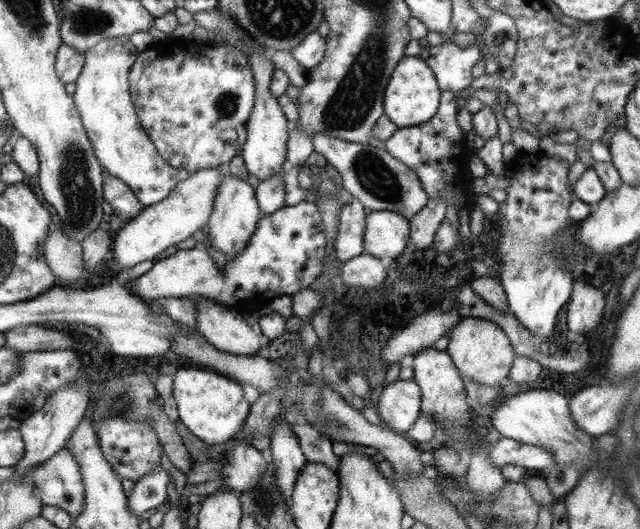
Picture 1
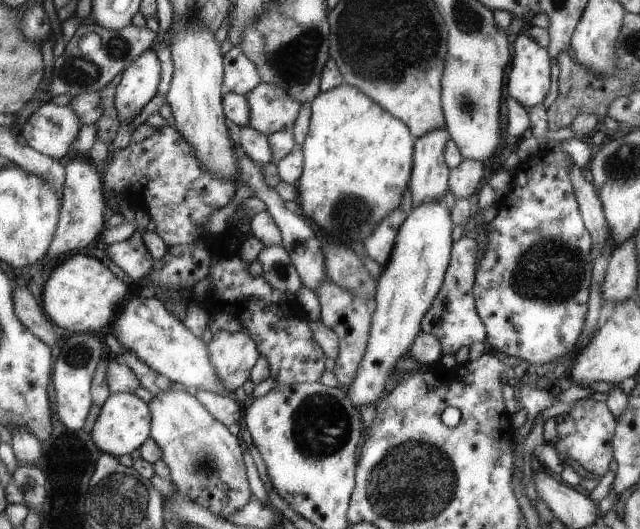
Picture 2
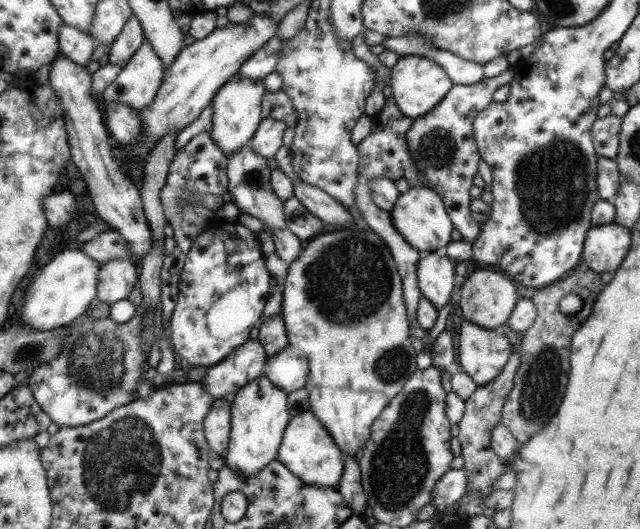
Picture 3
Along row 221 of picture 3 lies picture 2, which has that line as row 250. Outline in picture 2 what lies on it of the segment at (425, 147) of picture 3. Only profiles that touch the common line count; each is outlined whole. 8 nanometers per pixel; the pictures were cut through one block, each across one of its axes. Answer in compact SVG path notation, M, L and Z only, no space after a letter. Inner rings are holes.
M464 234L458 242L454 242L452 247L452 260L449 268L445 273L445 281L438 292L437 299L434 300L433 307L426 312L424 319L421 321L421 333L436 336L443 347L444 355L456 355L462 347L471 347L474 342L484 342L488 338L487 329L484 328L485 322L476 312L477 306L474 306L474 296L472 294L472 284L474 284L474 272L476 268L476 242L472 238L467 238ZM448 298L445 305L444 299ZM434 318L442 320L441 326L436 326Z

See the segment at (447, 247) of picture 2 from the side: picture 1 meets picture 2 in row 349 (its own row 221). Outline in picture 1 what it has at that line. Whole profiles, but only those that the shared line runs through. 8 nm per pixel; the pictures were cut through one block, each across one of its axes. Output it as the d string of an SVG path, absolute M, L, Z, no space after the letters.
M373 211L368 217L368 224L365 231L365 253L374 256L375 258L382 259L384 256L388 258L396 258L404 252L406 244L410 239L410 222L400 213L391 211Z

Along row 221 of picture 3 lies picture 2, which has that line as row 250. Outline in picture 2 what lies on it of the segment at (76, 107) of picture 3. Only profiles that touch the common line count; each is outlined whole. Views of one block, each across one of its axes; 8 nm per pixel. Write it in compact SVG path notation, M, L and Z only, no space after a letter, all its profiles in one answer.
M136 229L128 240L102 246L104 254L126 273L132 283L134 278L145 278L152 268L151 254L144 248L142 236L142 232Z

